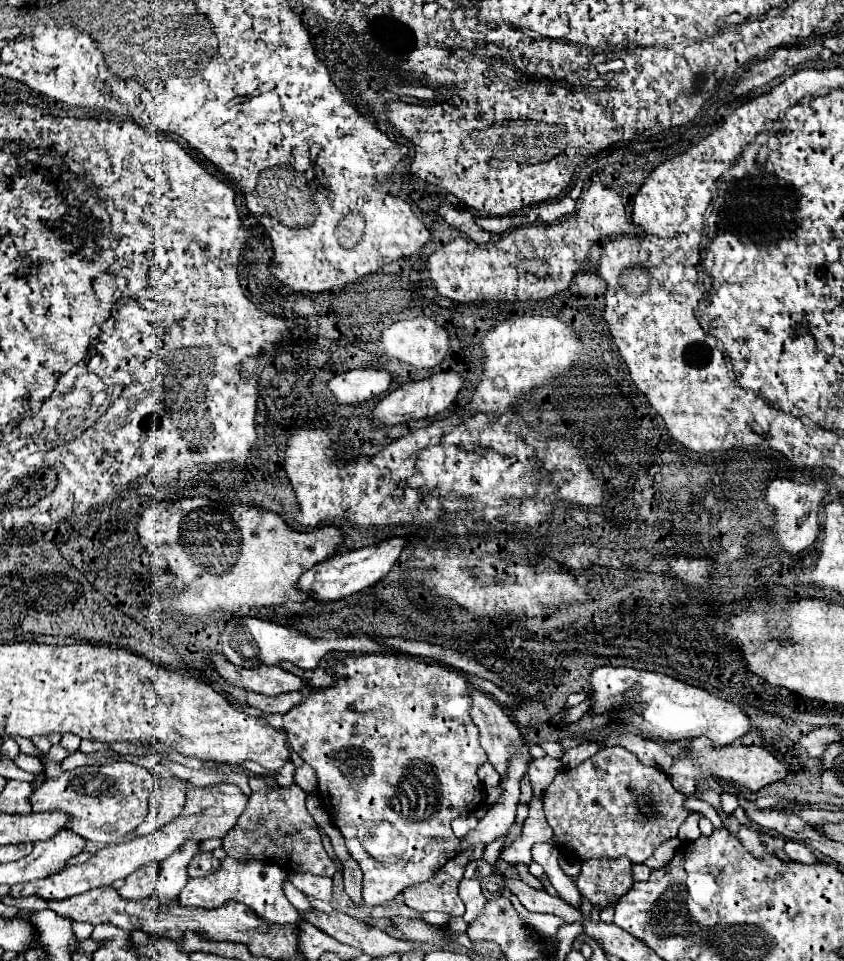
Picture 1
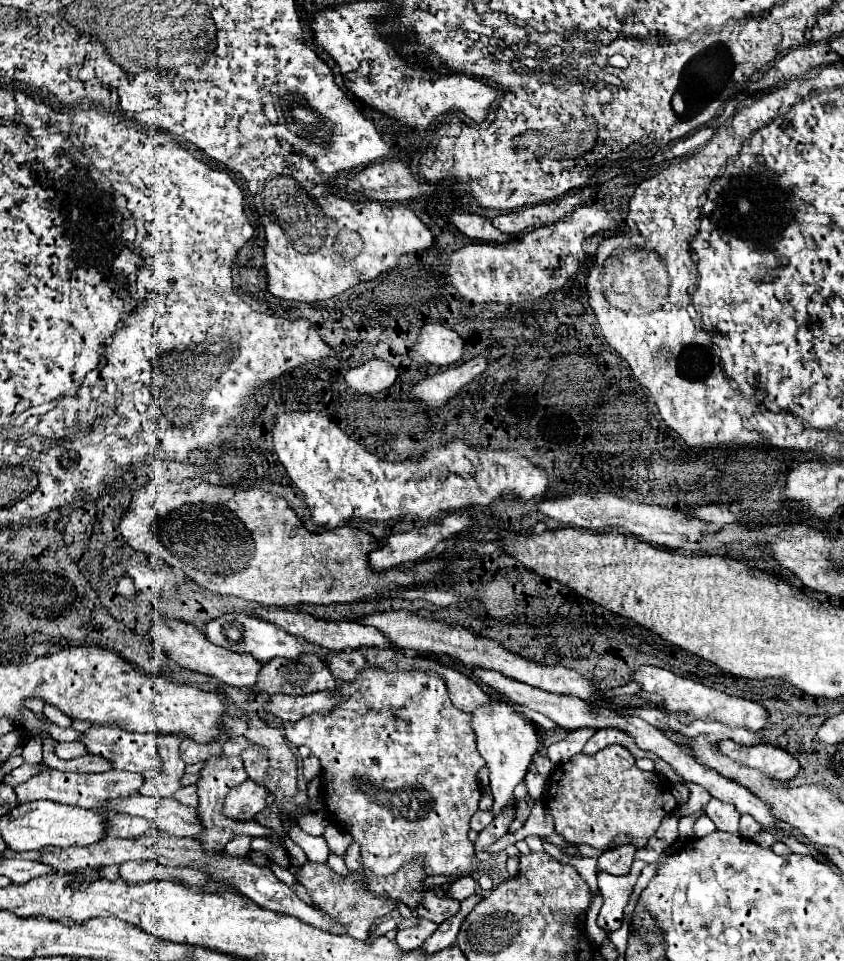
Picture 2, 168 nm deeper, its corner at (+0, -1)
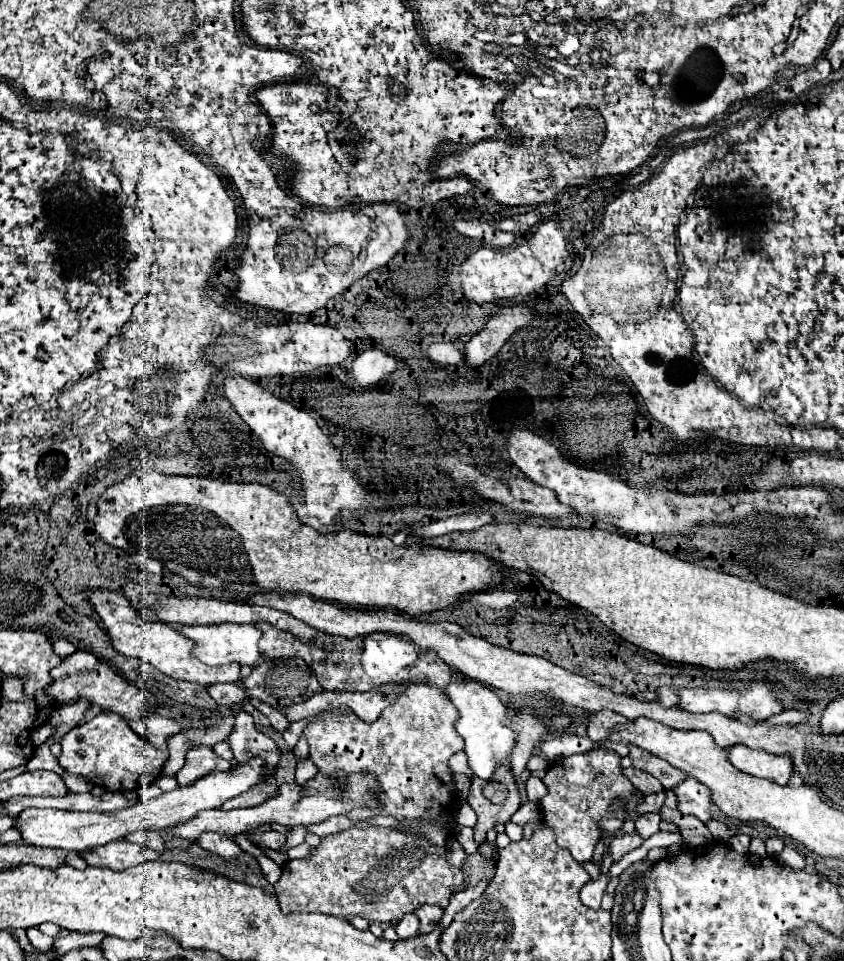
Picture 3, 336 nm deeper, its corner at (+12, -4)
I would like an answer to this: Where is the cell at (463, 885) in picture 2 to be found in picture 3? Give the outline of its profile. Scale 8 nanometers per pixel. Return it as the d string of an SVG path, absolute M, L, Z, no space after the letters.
M349 828L339 834L331 834L321 838L321 844L311 850L309 858L289 860L283 864L283 874L277 886L277 900L285 914L291 912L321 912L337 918L361 916L369 922L393 922L401 920L405 914L411 914L415 908L423 904L435 904L447 908L451 898L451 886L461 886L463 874L461 870L453 870L447 864L445 848L437 848L423 838L403 834L397 830L371 828L359 830Z

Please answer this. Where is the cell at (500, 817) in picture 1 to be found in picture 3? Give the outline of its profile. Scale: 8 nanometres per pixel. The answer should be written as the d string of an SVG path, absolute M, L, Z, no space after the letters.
M457 680L447 686L449 700L459 710L459 720L455 722L457 732L465 740L465 754L469 758L469 768L475 772L475 776L483 780L491 780L495 770L503 764L511 762L511 754L515 748L515 732L507 728L507 708L497 698L497 694L475 680Z

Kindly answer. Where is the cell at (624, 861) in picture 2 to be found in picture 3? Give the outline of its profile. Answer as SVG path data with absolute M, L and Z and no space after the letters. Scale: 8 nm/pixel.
M621 834L621 836L617 836L617 838L611 842L611 846L609 846L609 856L611 856L611 860L619 862L623 854L635 850L635 848L641 846L641 844L643 844L643 838L641 838L639 834Z

